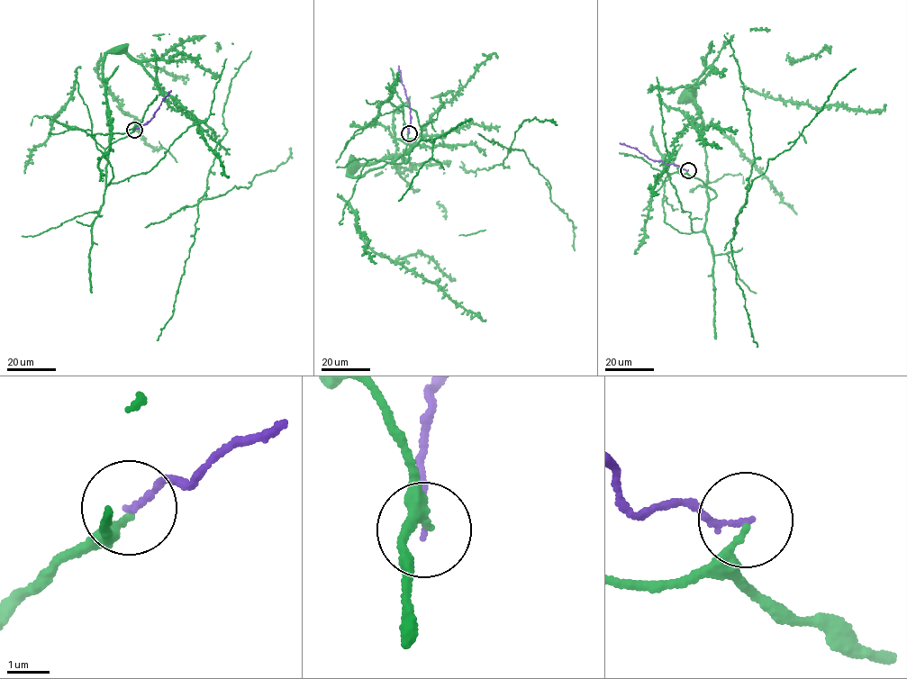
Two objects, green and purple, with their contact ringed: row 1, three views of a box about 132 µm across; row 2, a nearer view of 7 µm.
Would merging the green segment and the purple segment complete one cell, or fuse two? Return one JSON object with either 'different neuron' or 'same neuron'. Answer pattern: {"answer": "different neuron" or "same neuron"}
{"answer": "different neuron"}

